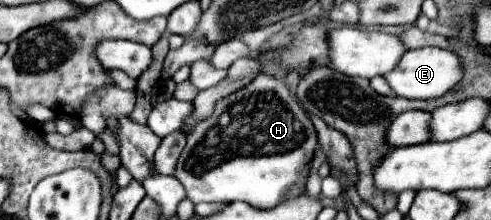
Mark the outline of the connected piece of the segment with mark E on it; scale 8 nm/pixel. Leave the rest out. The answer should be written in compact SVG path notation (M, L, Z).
M421 47L421 49L411 49L403 53L399 65L383 75L389 87L393 89L393 95L405 97L405 99L437 99L445 95L451 85L461 81L461 61L455 57L453 51L439 49L439 47Z

